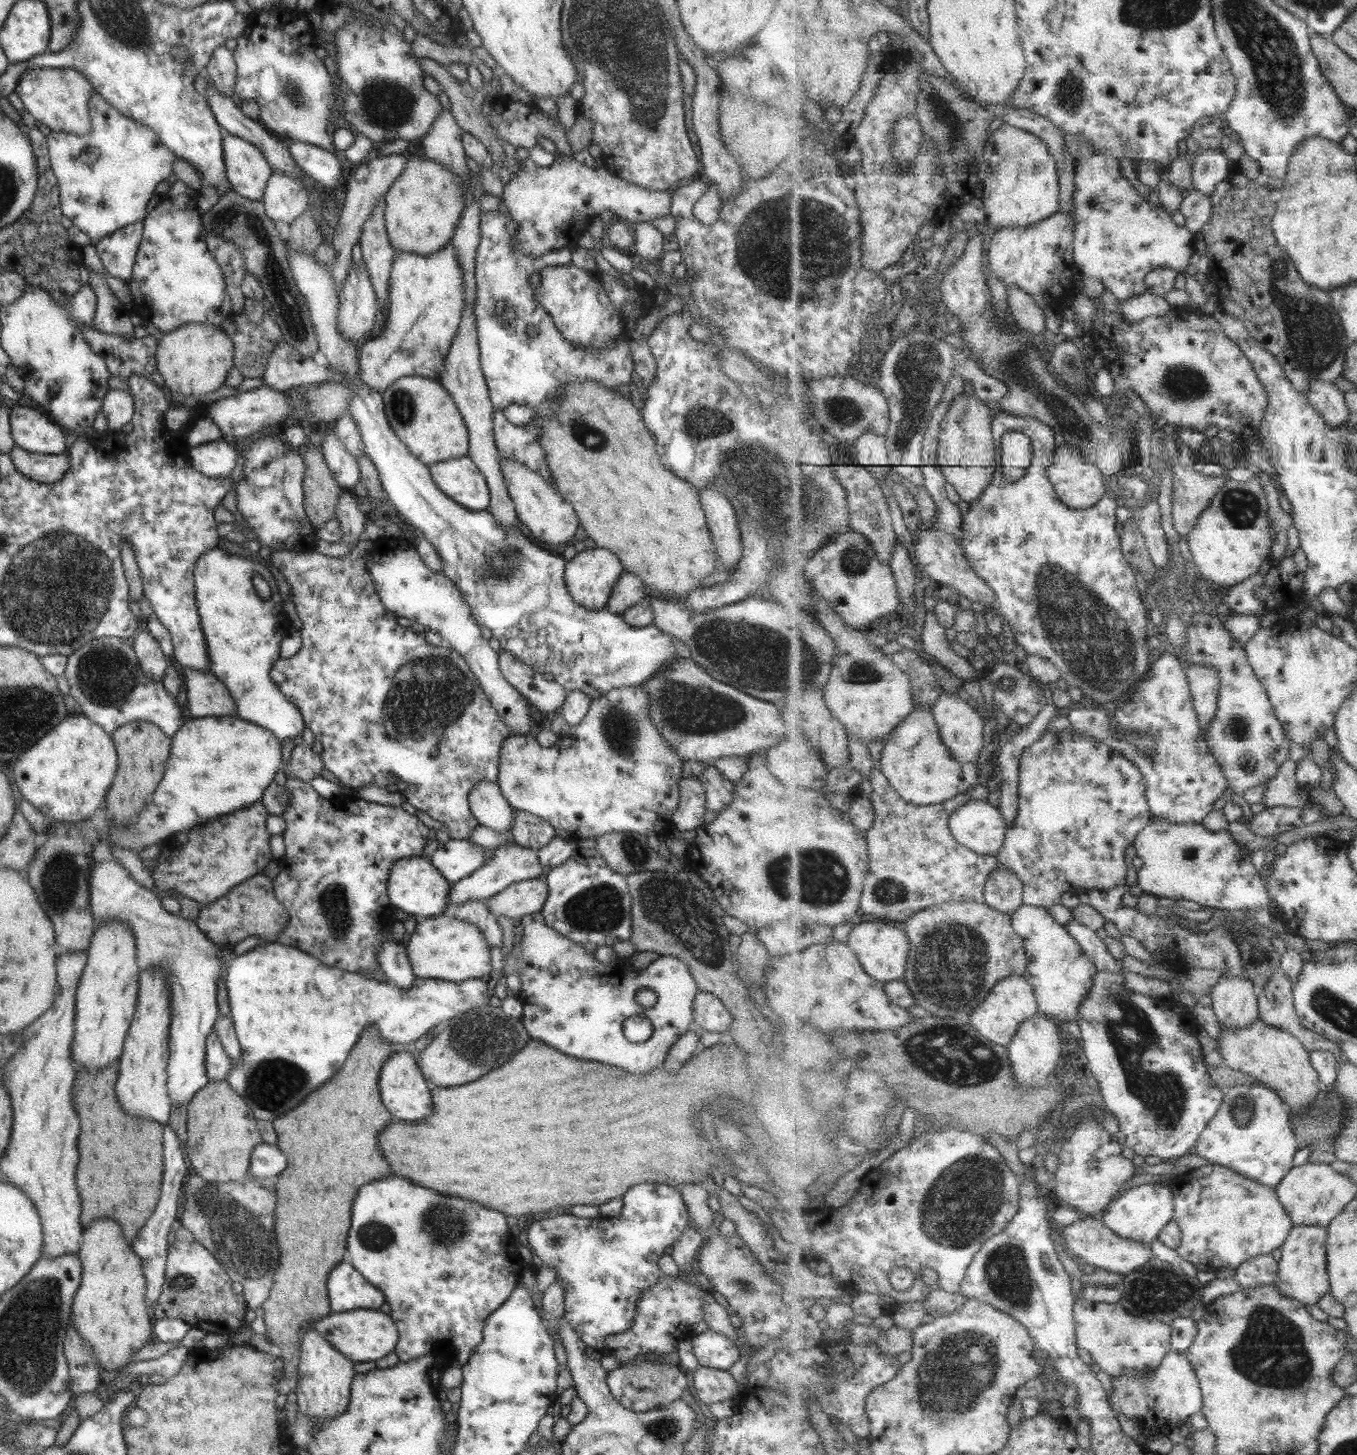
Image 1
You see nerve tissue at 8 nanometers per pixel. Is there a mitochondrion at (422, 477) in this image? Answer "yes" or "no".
no

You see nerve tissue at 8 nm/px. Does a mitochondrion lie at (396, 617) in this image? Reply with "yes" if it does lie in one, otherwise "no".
no

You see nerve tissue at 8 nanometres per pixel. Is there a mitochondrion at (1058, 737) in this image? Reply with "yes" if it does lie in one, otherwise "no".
no

